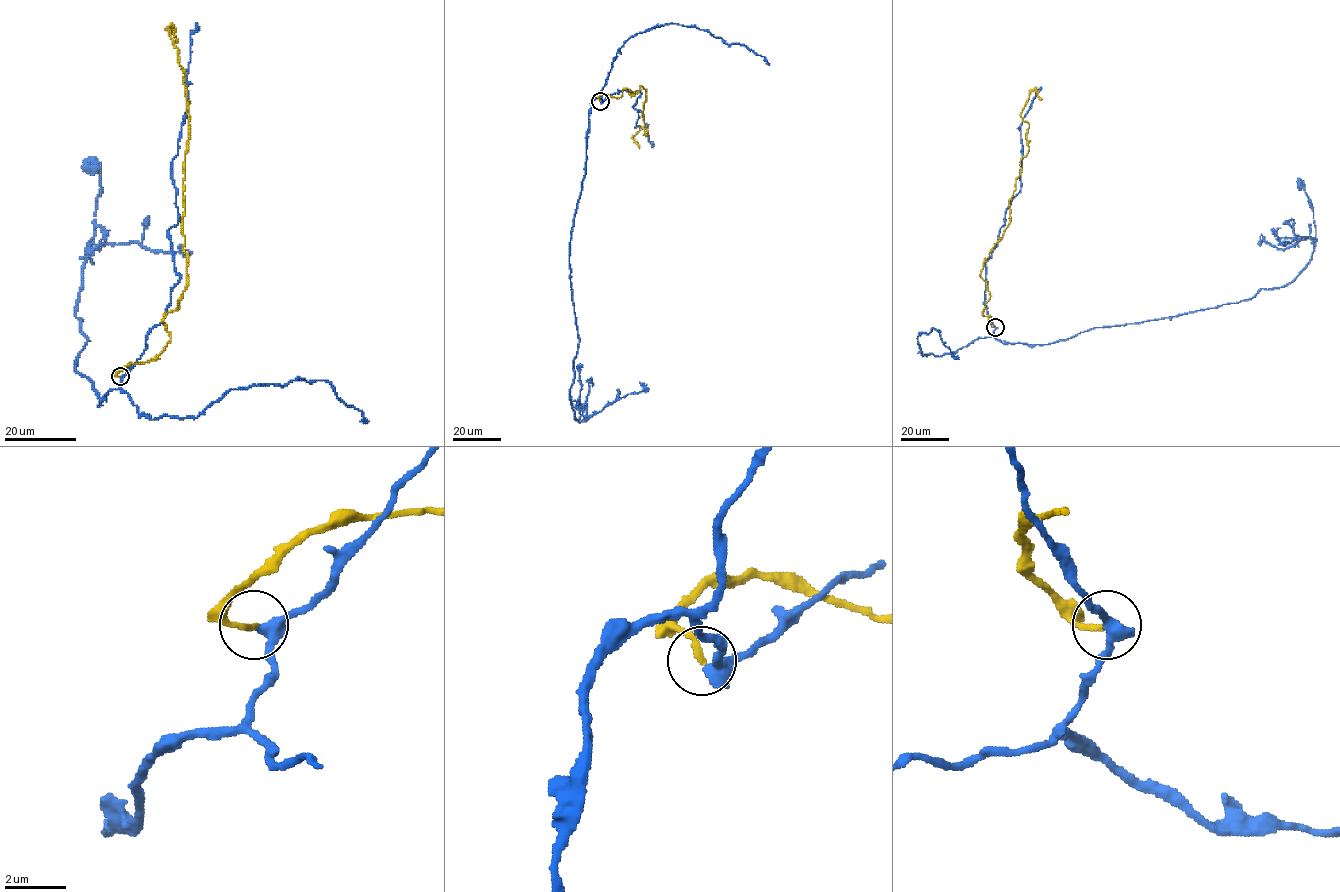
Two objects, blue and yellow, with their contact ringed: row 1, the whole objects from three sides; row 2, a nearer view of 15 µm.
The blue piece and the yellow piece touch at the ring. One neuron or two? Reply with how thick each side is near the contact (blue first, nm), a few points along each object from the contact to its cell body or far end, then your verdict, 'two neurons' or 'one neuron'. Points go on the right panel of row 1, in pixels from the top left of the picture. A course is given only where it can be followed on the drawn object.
380/200 nm | blue via (995, 327), (992, 335), (1003, 343), (1045, 344), (1286, 285), (1310, 261), (1316, 239), (1300, 184) | yellow via (995, 327), (984, 316), (990, 296), (981, 272), (1010, 221), (1029, 149), (1020, 113), (1031, 91), (1042, 99) | two neurons

